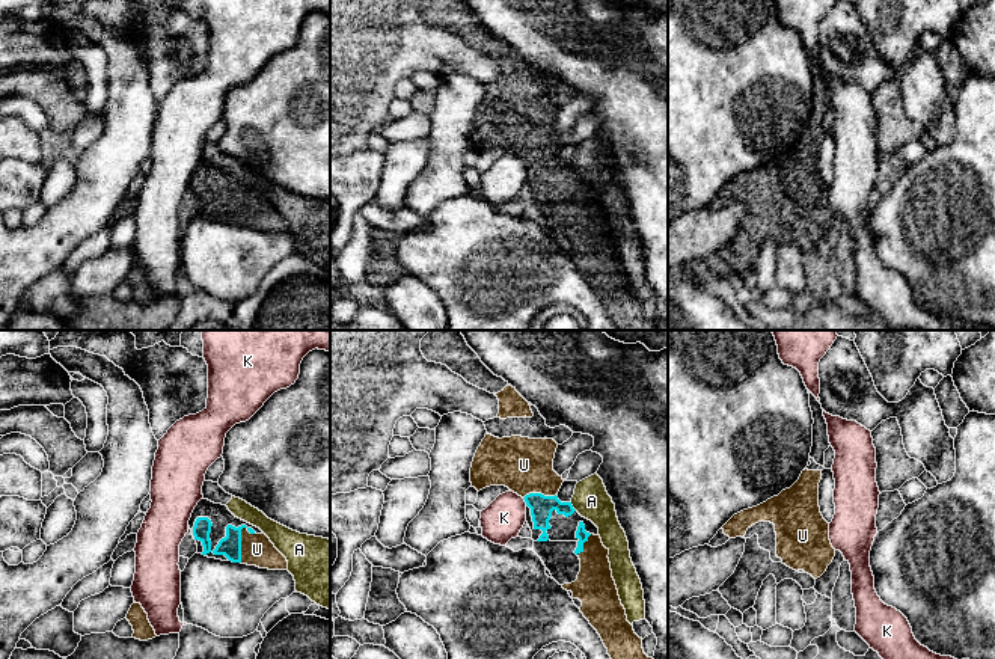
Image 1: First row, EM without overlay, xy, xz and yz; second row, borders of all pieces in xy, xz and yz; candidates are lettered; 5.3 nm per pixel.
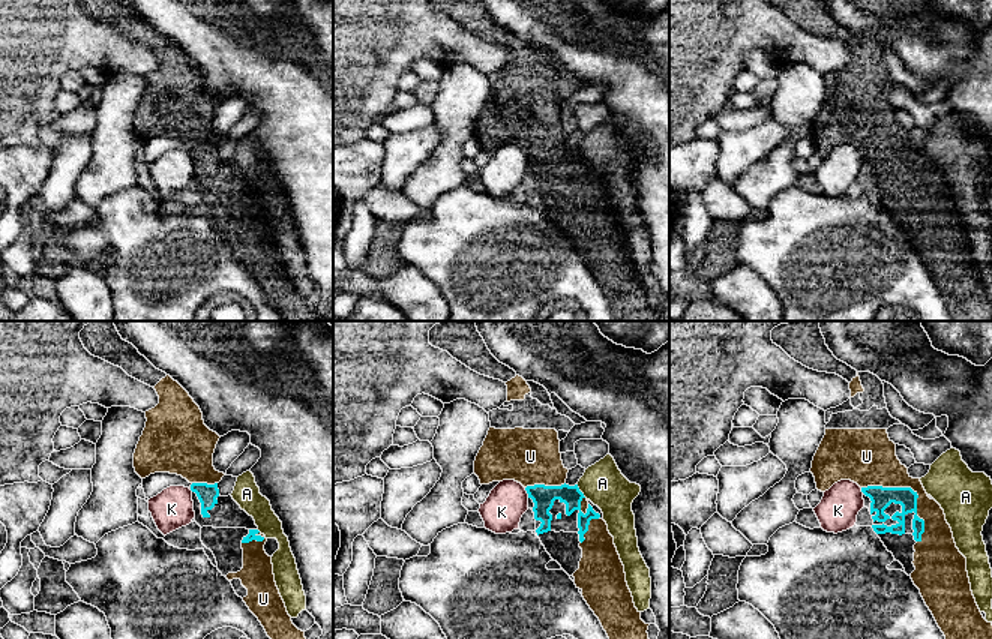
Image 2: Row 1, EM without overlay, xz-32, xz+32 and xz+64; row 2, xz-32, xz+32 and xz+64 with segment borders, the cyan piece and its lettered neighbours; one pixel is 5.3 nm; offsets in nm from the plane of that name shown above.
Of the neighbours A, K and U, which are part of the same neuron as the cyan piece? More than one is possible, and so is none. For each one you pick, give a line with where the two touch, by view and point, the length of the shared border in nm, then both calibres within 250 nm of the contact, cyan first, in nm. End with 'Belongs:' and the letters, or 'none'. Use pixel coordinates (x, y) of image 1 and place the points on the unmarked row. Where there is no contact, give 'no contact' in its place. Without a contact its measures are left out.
U: contact xy (240, 205); length 190 nm; calibres 120 and 170 nm
Belongs: U

